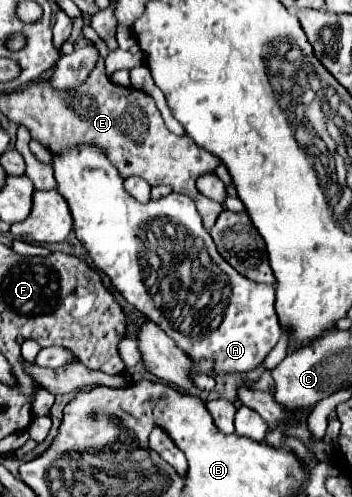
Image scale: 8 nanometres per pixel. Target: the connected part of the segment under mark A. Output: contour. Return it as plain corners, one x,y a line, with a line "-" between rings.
83,145
83,147
71,147
67,149
65,153
59,153
59,155
53,155
53,171
55,171
55,179
57,179
57,191
65,197
69,209
71,209
71,215
73,215
73,229
75,229
75,235
77,239
83,243
83,247
87,249
89,257
93,259
93,263
97,265
97,269
101,273
105,273
113,287
127,299
127,303
131,303
135,309
139,309
145,317
149,317
151,321
155,321
173,341
175,345
185,351
187,357
193,357
193,361
203,361
203,359
211,359
215,363
213,367
213,373
227,373
227,375
233,375
233,373
249,373
249,371
255,371
263,361
265,357
269,355
269,351
275,347
275,343
279,341
281,337
281,327
279,327
279,319
275,315
275,309
273,309
273,303
275,303
275,289
273,285
265,285
265,283
255,283
247,277
243,277
241,273
237,273
215,249
215,243
211,239
211,235
205,231
205,227
201,225
201,217
195,209
195,203
187,197
187,195
179,195
179,193
169,193
167,197
159,199
159,201
149,201
145,205
137,203
133,197
127,195
127,191
123,189
123,179
121,175
117,173
117,169
113,165
109,165
109,159
105,157
105,153
93,145

